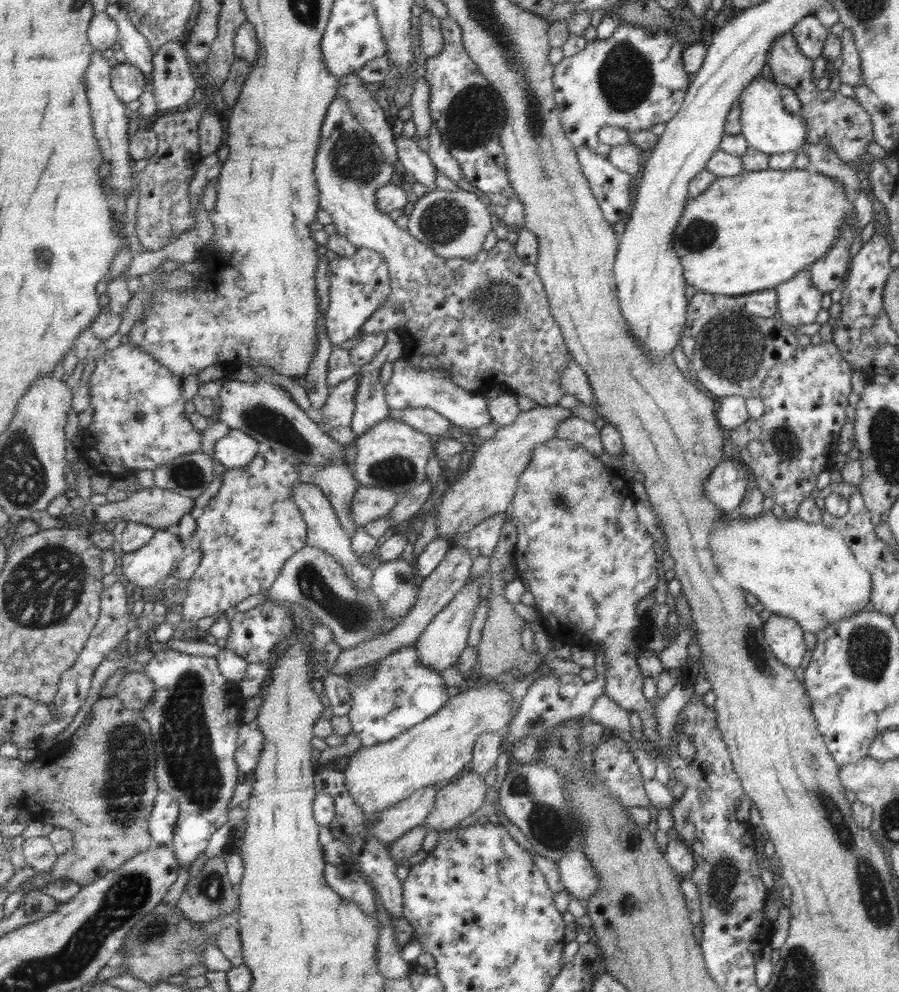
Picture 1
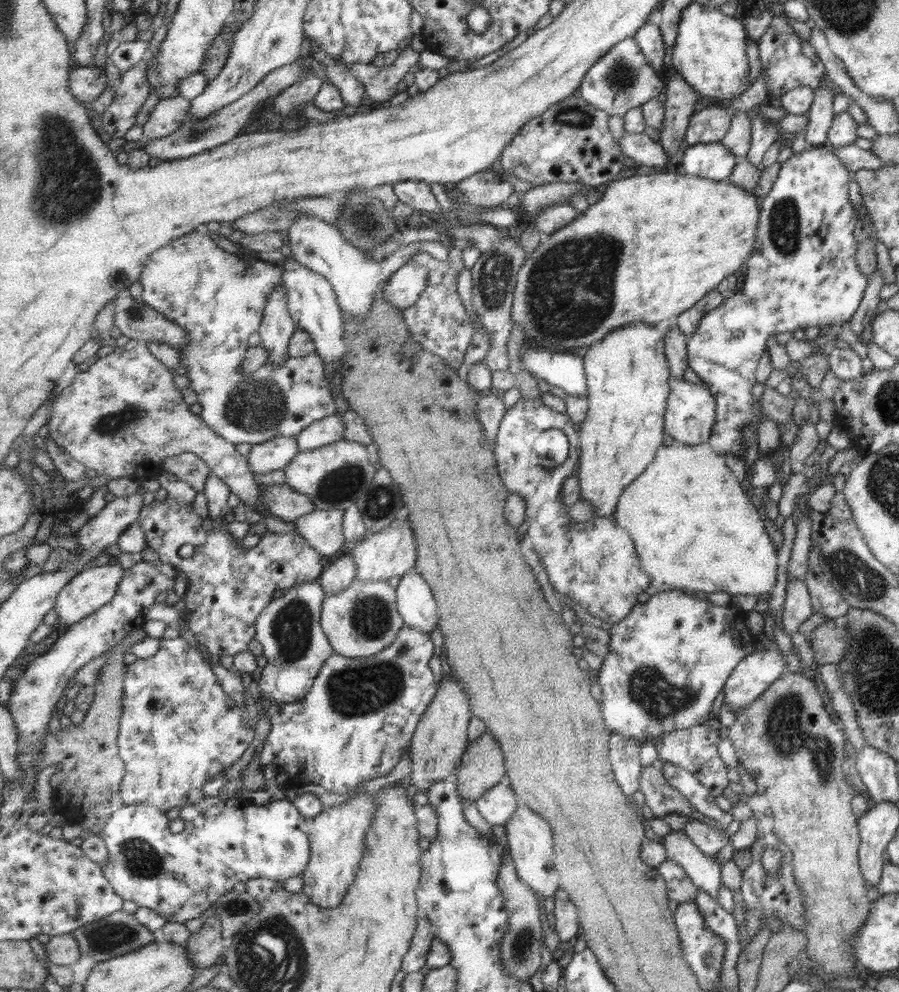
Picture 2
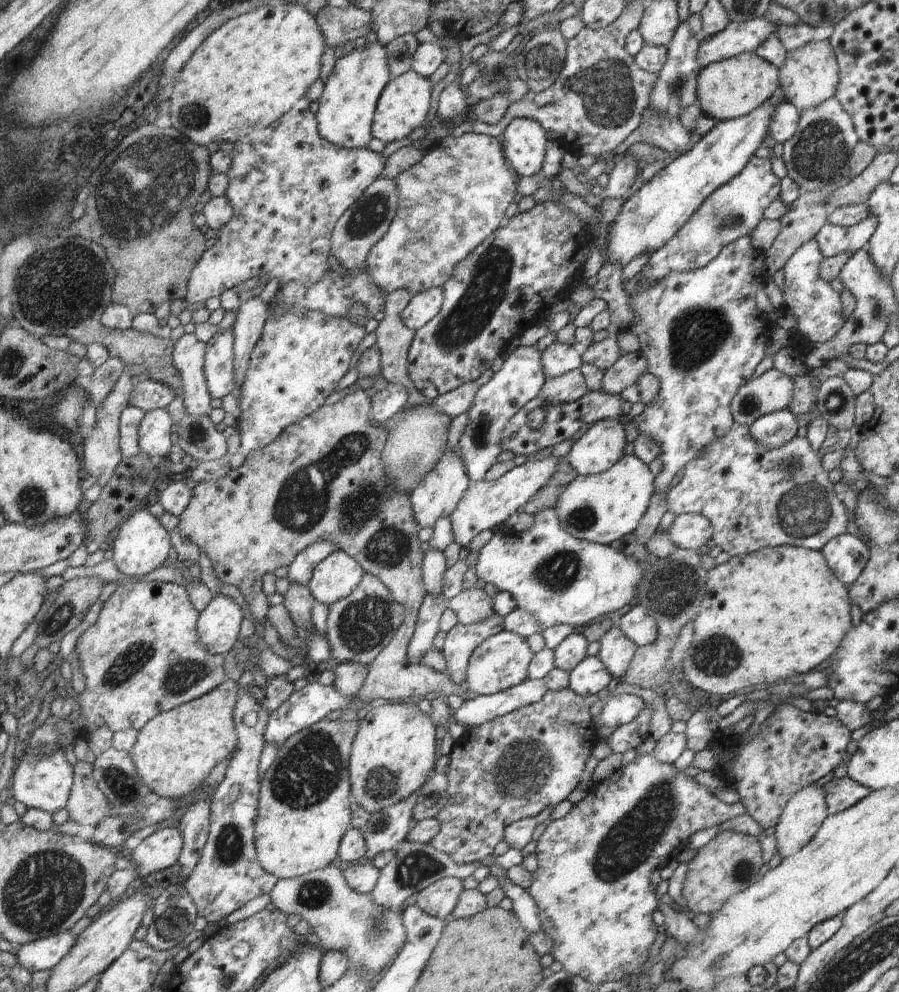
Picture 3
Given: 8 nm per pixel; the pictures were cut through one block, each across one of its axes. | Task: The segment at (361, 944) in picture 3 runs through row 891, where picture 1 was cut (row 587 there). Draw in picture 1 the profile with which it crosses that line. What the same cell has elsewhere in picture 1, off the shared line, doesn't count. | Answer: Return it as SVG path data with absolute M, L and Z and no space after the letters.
M307 545L299 553L296 553L286 563L282 574L277 578L275 585L266 596L275 602L297 603L307 608L313 618L317 618L332 631L335 642L343 649L355 648L355 646L361 645L363 641L383 635L392 626L390 620L386 618L387 610L383 610L382 603L379 603L372 590L367 593L357 590L342 564L332 558L325 550L316 546Z

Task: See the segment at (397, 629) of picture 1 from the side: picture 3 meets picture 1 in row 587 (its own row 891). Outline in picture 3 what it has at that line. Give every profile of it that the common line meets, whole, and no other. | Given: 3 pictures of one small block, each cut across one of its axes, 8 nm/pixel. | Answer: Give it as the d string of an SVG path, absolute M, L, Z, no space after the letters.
M448 877L423 890L418 896L415 896L413 901L426 914L442 919L449 925L456 920L454 911L455 908L458 908L464 891L465 886L463 886L462 879Z

